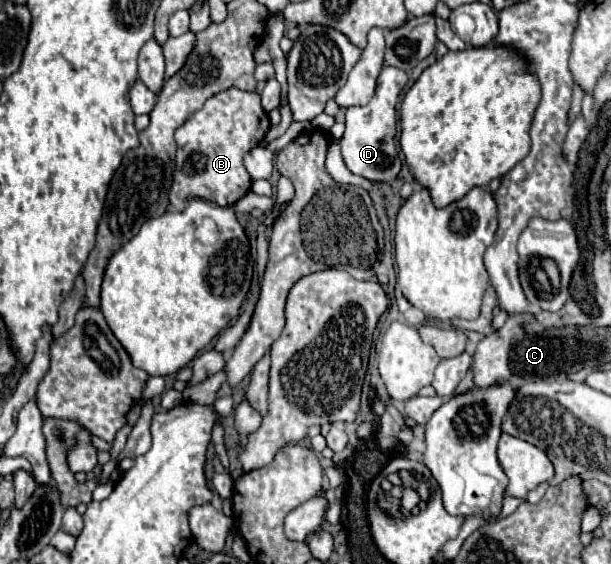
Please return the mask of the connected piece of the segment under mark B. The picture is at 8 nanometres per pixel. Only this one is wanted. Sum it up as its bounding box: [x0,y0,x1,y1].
[170,88,270,212]

